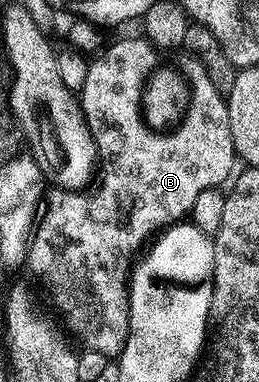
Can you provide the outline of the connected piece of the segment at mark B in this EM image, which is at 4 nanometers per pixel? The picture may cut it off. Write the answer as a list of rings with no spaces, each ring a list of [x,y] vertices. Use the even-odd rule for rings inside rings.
[[[138,35],[138,37],[125,37],[122,41],[115,42],[109,50],[107,49],[100,55],[94,56],[88,62],[86,82],[83,83],[83,87],[79,92],[79,104],[81,106],[81,116],[85,119],[85,126],[89,129],[90,136],[93,137],[96,156],[100,160],[102,157],[103,160],[110,161],[113,165],[105,165],[102,169],[100,166],[99,175],[101,171],[101,182],[98,185],[90,184],[88,187],[79,189],[58,189],[53,187],[44,194],[43,208],[40,210],[35,222],[35,228],[31,234],[27,266],[29,265],[30,271],[49,288],[49,293],[53,296],[53,305],[61,312],[62,318],[60,317],[60,320],[63,322],[63,325],[63,320],[65,320],[66,326],[64,325],[64,328],[67,330],[68,336],[78,346],[81,344],[81,347],[84,347],[86,350],[101,352],[108,359],[113,359],[123,351],[125,340],[129,334],[127,274],[130,272],[131,262],[134,260],[135,254],[142,248],[141,243],[145,239],[147,241],[156,231],[178,224],[182,219],[188,218],[191,207],[195,205],[195,198],[200,192],[224,186],[224,181],[227,180],[226,182],[228,182],[231,174],[234,172],[233,161],[235,162],[235,154],[231,143],[231,123],[229,122],[229,106],[226,98],[217,90],[215,83],[211,83],[211,78],[207,76],[207,71],[198,57],[194,57],[188,51],[173,51],[168,55],[163,55],[162,50],[141,35]],[[121,57],[129,57],[129,62],[126,65],[121,65]]]

